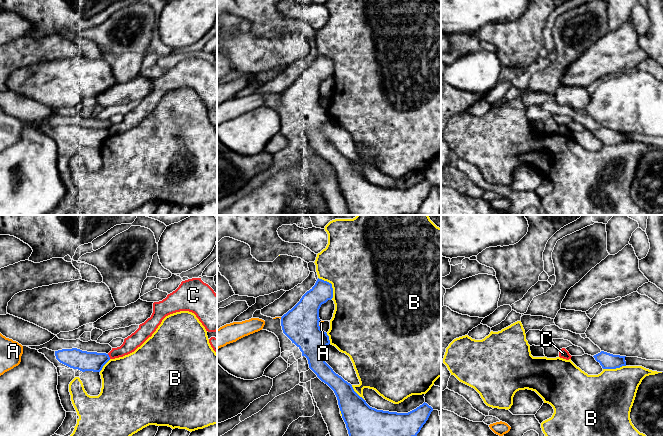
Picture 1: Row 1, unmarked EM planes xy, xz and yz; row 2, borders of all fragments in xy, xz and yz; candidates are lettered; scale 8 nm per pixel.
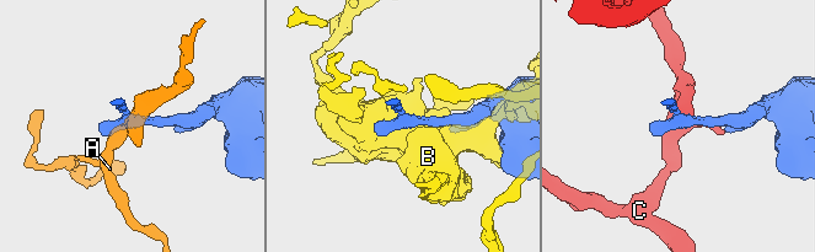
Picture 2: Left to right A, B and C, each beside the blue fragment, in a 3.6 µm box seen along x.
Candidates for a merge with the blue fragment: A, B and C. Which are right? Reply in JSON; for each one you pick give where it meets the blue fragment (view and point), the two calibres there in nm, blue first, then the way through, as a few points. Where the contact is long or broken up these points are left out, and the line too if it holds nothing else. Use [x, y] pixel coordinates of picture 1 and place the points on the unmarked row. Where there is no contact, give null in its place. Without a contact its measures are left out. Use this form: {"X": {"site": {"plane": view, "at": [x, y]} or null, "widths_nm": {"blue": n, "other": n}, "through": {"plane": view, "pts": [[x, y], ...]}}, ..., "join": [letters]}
{"join": []}

